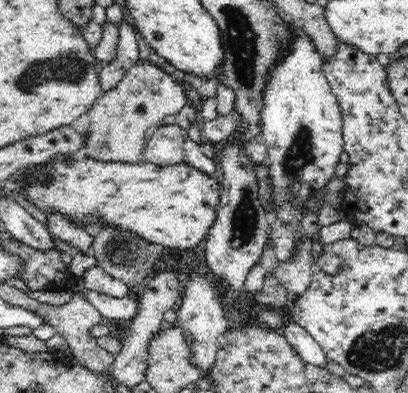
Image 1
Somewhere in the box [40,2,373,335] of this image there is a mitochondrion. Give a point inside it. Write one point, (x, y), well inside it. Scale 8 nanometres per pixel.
(241, 40)

